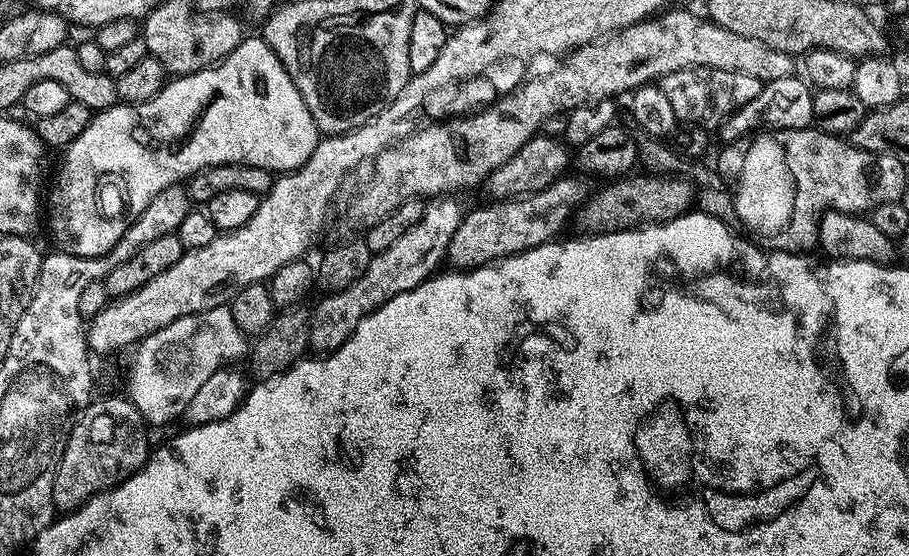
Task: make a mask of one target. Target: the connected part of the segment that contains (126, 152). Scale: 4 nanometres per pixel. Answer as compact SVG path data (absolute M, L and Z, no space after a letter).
M245 35L240 45L225 60L221 60L219 64L214 64L201 72L169 79L161 92L154 98L150 98L150 102L142 102L141 104L118 102L112 108L106 108L93 115L90 126L86 126L86 130L82 130L82 134L78 138L74 138L74 142L66 150L68 161L64 164L64 172L68 175L68 180L62 181L53 190L52 209L49 212L47 209L46 212L47 219L48 216L52 219L52 236L56 239L55 247L59 251L69 252L75 256L105 256L116 245L118 238L122 238L122 234L126 234L126 230L132 225L132 221L138 218L138 214L142 214L142 210L146 210L146 206L150 206L150 201L157 194L162 194L162 190L166 190L166 186L174 186L187 181L196 172L201 172L203 168L219 164L262 166L274 174L292 172L308 161L310 154L314 154L316 145L320 143L321 139L322 133L317 128L302 94L298 94L298 86L294 86L290 74L286 74L282 62L274 54L274 50L270 50L268 43L259 35Z

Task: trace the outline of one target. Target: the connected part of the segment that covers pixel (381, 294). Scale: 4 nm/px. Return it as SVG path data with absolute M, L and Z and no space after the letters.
M440 198L429 203L419 222L410 226L410 230L406 230L406 234L402 234L402 238L398 238L390 250L373 255L370 266L366 266L366 274L362 274L354 286L346 286L346 290L329 292L319 297L320 305L311 309L308 325L308 342L313 353L335 352L338 346L342 346L342 342L346 342L346 338L354 334L362 318L381 308L390 298L414 290L439 269L436 267L440 260L442 264L447 257L448 243L462 219L462 208L452 200L455 199Z

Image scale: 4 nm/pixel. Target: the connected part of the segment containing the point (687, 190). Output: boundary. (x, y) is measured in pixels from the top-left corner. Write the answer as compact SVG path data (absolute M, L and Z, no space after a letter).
M629 174L613 179L605 188L589 195L574 213L576 232L586 236L601 236L607 232L627 232L629 228L642 228L649 224L664 224L684 215L694 204L694 188L680 176L653 176Z

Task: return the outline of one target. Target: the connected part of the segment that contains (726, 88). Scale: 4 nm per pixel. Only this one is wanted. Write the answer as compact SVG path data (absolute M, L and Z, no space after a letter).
M679 68L673 72L667 72L659 77L658 86L666 94L670 107L674 109L677 121L684 126L699 126L705 130L719 129L724 121L736 111L737 108L746 106L750 98L758 98L762 81L750 74L742 74L734 70L718 70L717 68Z

